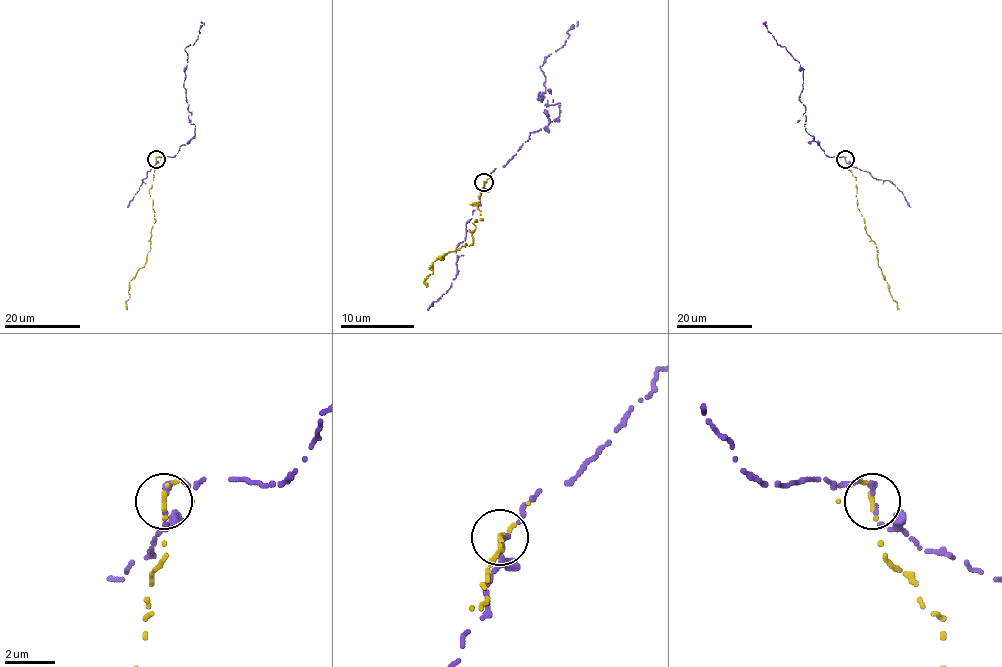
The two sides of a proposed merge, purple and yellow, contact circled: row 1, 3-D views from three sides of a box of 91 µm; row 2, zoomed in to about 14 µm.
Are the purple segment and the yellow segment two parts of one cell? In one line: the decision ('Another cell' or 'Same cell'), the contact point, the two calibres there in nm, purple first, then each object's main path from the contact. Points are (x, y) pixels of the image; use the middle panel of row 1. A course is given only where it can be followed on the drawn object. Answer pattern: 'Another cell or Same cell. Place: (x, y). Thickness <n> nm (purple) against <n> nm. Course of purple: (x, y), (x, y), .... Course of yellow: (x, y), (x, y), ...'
Another cell. Place: (483, 182). Thickness 280 nm (purple) against 180 nm. Course of purple: (484, 183), (560, 114), (560, 103), (547, 105), (543, 92), (537, 100), (539, 66), (571, 28). Course of yellow: (484, 183), (478, 203), (469, 205), (477, 205), (482, 220), (473, 223), (473, 244), (432, 262), (427, 286)

